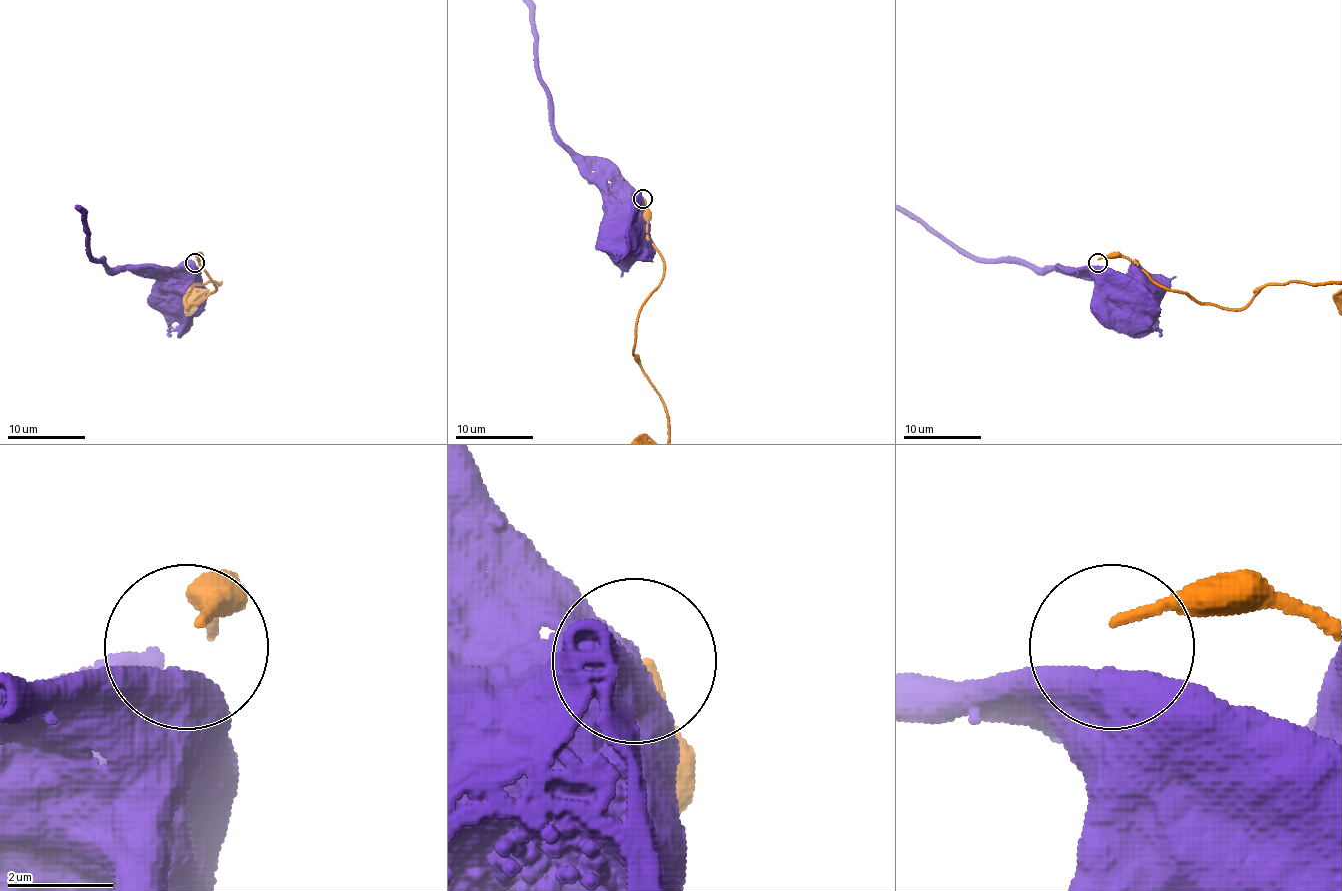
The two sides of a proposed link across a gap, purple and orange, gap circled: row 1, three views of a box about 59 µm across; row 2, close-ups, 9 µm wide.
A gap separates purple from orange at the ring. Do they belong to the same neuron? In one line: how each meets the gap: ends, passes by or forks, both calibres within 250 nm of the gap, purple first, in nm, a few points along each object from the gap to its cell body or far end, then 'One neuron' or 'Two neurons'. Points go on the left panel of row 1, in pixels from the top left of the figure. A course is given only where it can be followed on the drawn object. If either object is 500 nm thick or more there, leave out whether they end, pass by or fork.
Thickness 800 nm (purple) against 180 nm. Course of purple: (193, 266), (195, 283), (166, 287), (168, 291). Course of orange: (195, 260), (199, 256), (215, 289), (188, 309), (186, 293), (193, 285), (221, 283), (188, 295). Two neurons

